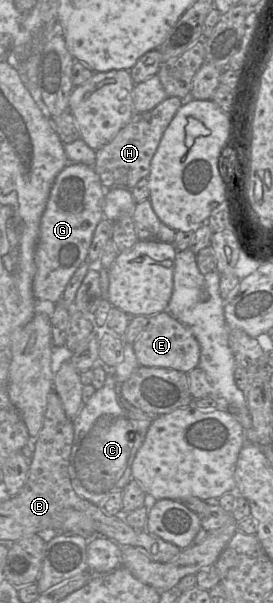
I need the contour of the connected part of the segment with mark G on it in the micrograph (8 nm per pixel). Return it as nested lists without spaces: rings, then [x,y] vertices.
[[[70,162],[54,179],[35,249],[32,289],[36,302],[59,302],[76,270],[86,262],[94,231],[104,218],[105,196],[106,190],[93,166]]]

